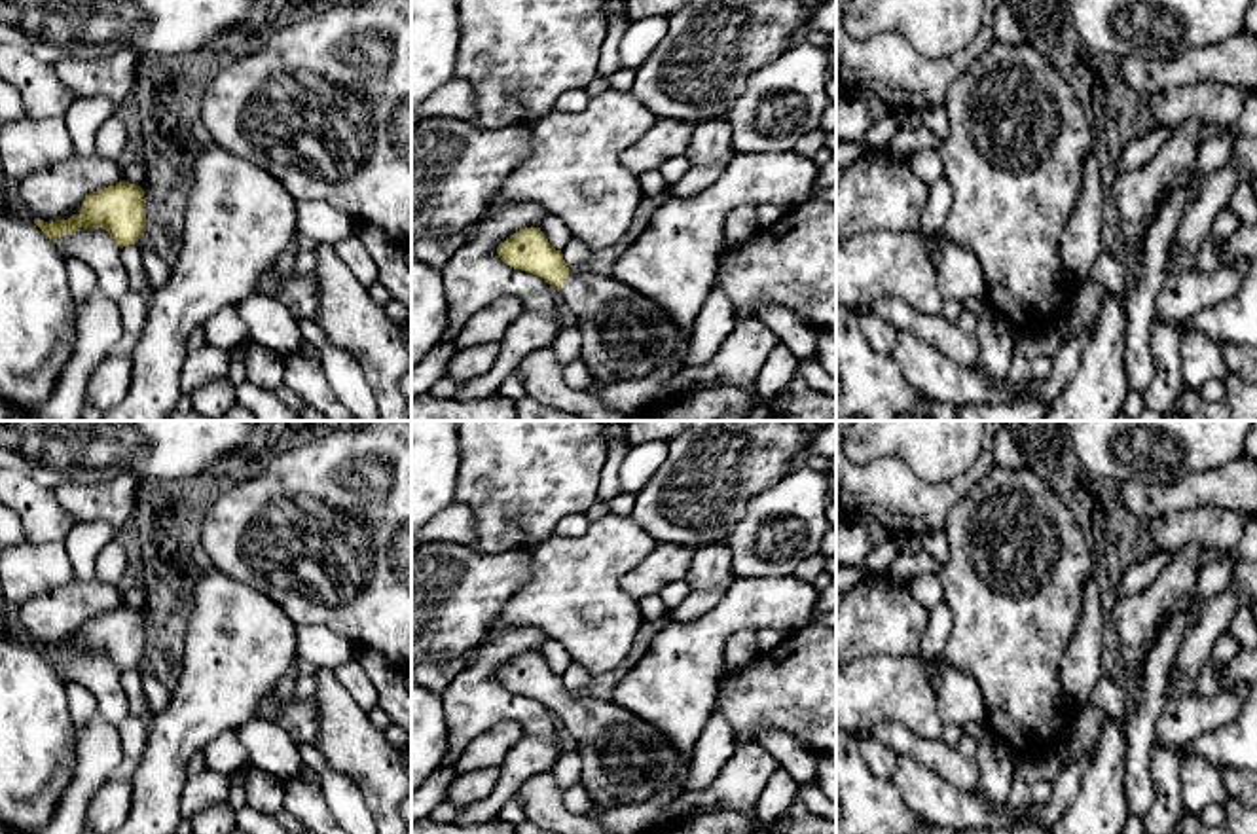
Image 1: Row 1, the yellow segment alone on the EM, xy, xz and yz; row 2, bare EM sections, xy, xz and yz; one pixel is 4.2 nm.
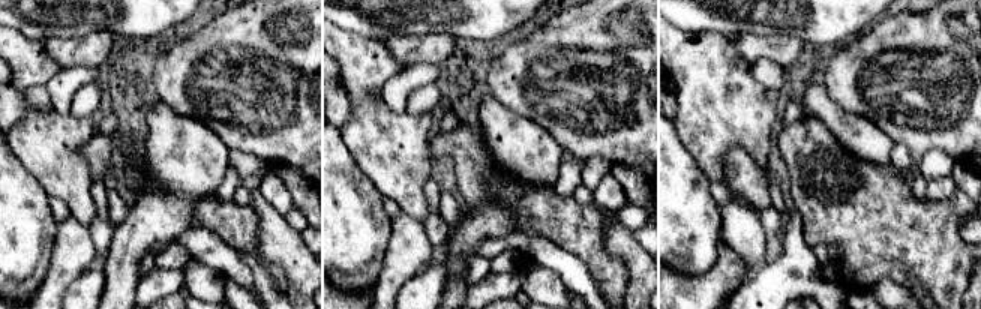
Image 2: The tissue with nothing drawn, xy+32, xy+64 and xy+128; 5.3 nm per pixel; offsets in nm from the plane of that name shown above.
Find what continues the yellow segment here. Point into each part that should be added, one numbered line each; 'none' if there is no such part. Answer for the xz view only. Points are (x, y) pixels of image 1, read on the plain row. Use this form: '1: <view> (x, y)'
1: xz (626, 761)

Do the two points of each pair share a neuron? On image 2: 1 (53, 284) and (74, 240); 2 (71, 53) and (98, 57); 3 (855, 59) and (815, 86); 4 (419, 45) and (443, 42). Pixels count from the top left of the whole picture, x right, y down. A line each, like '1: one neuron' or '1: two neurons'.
1: one neuron
2: one neuron
3: two neurons
4: one neuron

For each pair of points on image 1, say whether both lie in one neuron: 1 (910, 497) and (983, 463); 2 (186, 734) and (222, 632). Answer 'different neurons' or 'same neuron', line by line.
1: same neuron
2: same neuron

